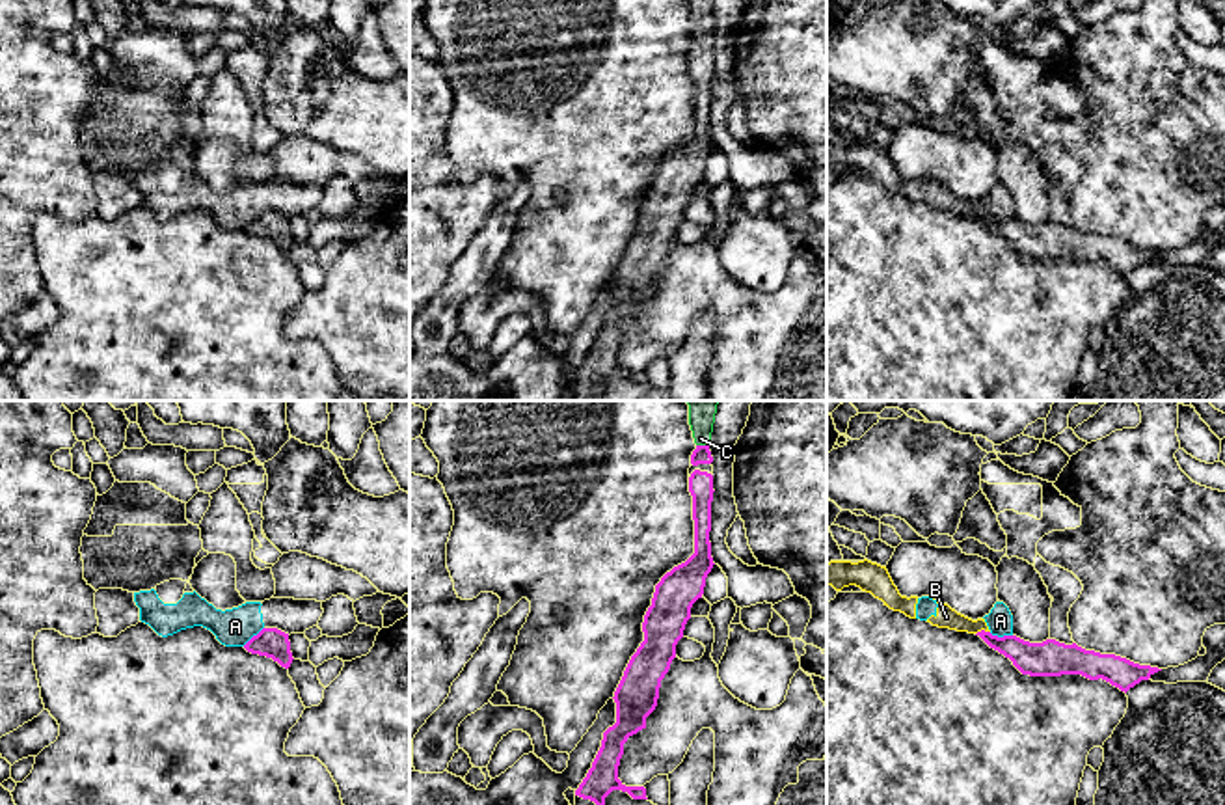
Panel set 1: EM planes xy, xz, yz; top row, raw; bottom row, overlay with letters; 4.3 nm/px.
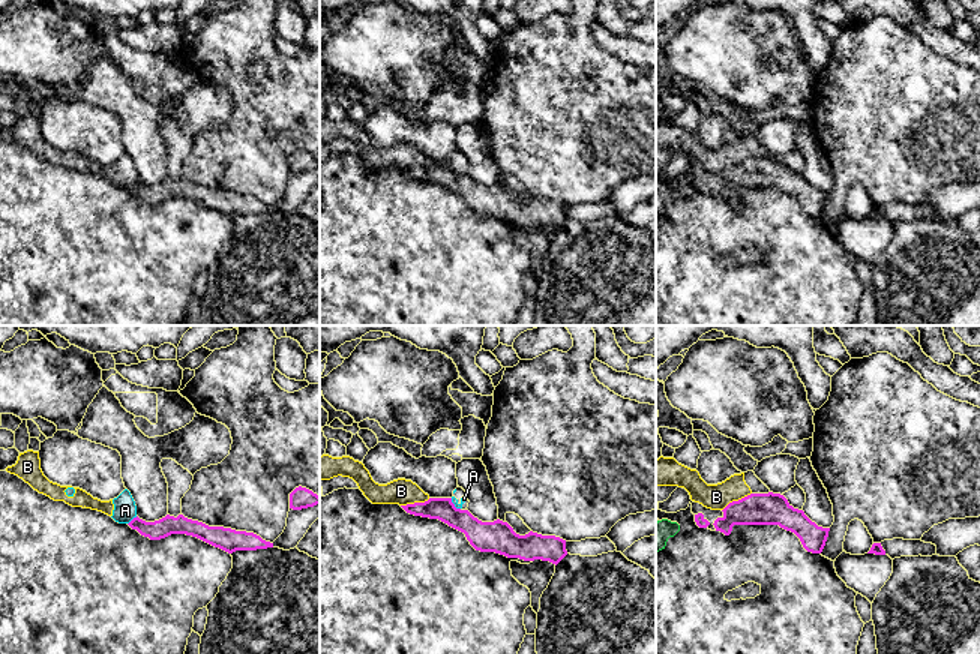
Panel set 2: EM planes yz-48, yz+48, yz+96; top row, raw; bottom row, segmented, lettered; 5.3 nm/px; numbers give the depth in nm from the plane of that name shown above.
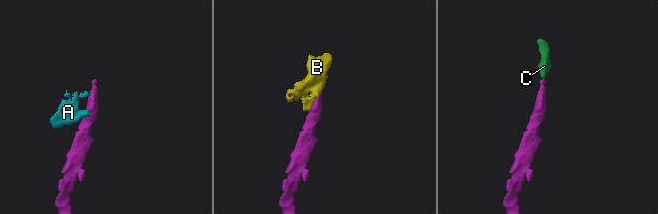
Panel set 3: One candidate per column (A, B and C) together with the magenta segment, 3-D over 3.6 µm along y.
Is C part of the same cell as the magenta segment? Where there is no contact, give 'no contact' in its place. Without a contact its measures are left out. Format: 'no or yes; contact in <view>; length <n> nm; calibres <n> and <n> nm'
yes; contact in xz; length 60 nm; calibres 80 and 130 nm

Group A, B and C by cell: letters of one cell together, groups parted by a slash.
A B / C

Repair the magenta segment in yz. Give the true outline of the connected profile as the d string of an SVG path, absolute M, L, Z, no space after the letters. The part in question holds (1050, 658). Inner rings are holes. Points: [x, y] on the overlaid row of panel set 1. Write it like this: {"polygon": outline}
{"polygon": "M985 630L976 635L1009 658L1022 675L1030 676L1082 675L1089 680L1102 678L1126 693L1141 680L1149 680L1154 673L1162 671L1115 654L1085 650L1076 643L1065 645L1056 639L1030 643L1016 635L998 637Z"}

